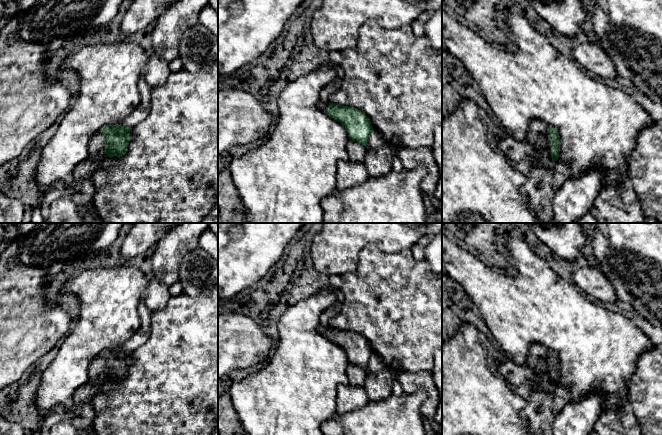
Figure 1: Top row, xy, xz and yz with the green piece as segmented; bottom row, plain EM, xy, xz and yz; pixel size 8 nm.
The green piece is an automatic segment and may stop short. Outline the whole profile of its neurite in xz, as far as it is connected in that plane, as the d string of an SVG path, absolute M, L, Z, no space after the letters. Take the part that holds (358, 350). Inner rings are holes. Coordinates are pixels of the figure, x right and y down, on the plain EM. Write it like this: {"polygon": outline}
{"polygon": "M321 324L317 330L329 341L340 346L345 351L350 363L367 371L368 362L374 353L369 342L361 334Z"}

